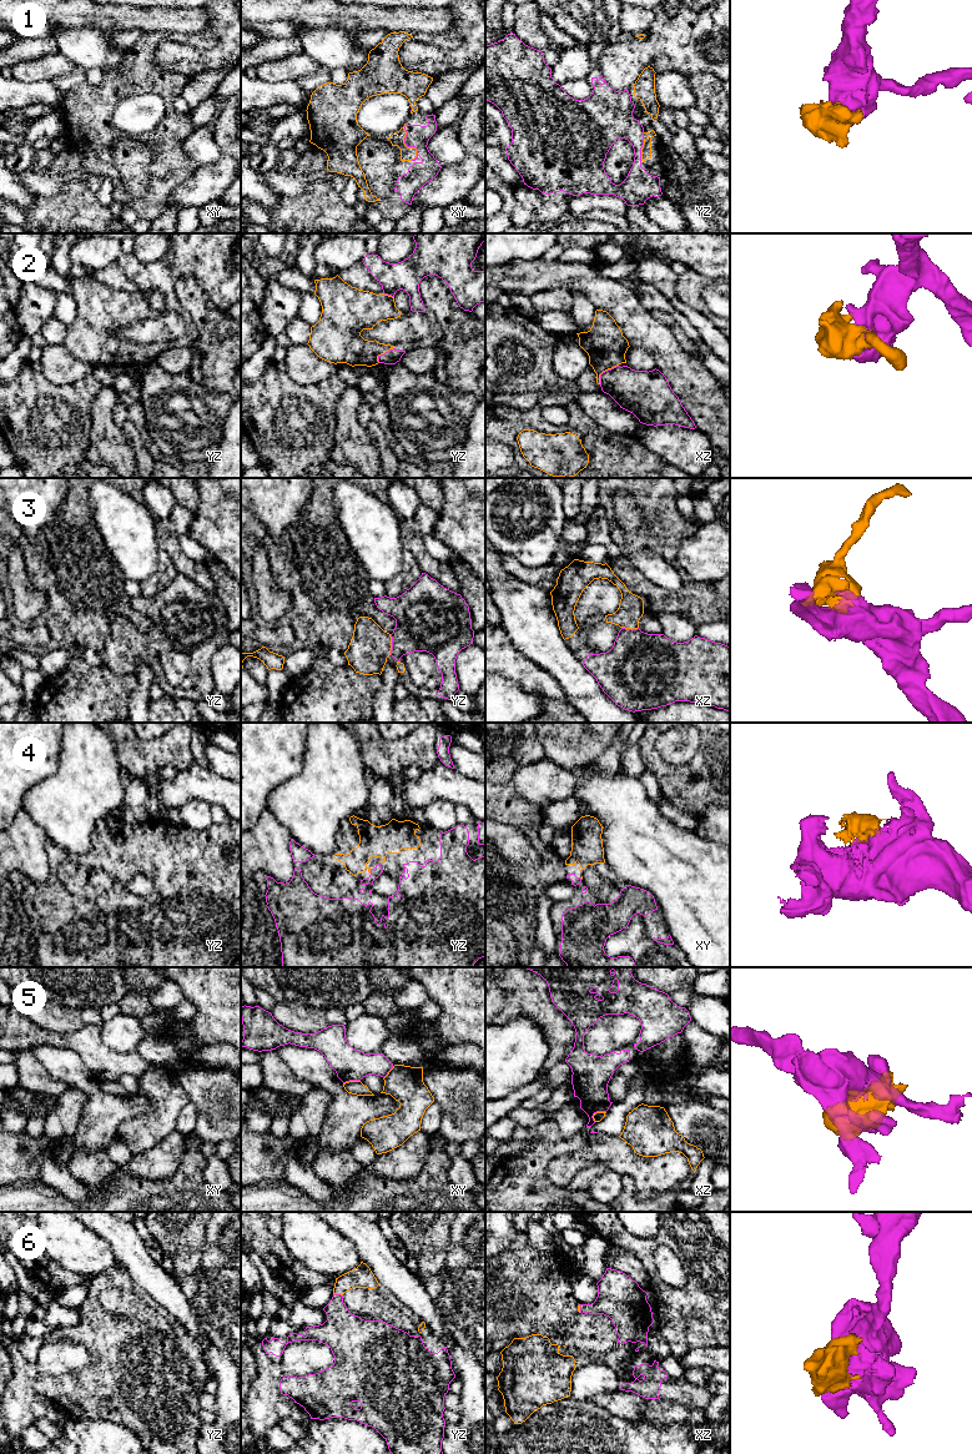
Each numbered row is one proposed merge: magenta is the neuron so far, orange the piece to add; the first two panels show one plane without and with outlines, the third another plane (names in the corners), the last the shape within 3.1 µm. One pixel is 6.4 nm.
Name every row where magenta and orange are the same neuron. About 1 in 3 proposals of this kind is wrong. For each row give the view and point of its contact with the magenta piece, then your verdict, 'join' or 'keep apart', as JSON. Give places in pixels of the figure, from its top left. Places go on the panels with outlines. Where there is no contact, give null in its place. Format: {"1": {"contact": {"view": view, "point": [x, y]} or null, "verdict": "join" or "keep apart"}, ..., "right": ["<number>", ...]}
{"1": {"contact": {"view": "xy", "point": [407, 146]}, "verdict": "join"}, "2": {"contact": {"view": "xz", "point": [605, 371]}, "verdict": "join"}, "3": {"contact": {"view": "yz", "point": [392, 644]}, "verdict": "join"}, "4": {"contact": {"view": "yz", "point": [371, 871]}, "verdict": "join"}, "5": {"contact": {"view": "xz", "point": [597, 1111]}, "verdict": "keep apart"}, "6": {"contact": {"view": "yz", "point": [338, 1294]}, "verdict": "join"}, "right": ["1", "2", "3", "4", "6"]}

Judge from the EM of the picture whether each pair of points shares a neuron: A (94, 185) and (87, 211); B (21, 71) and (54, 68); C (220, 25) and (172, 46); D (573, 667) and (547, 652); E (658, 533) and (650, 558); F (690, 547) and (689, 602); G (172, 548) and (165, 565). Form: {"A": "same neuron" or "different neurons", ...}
{"A": "different neurons", "B": "same neuron", "C": "same neuron", "D": "same neuron", "E": "different neurons", "F": "different neurons", "G": "different neurons"}

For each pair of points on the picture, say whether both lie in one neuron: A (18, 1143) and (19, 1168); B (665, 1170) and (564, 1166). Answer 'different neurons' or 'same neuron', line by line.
A: same neuron
B: same neuron

